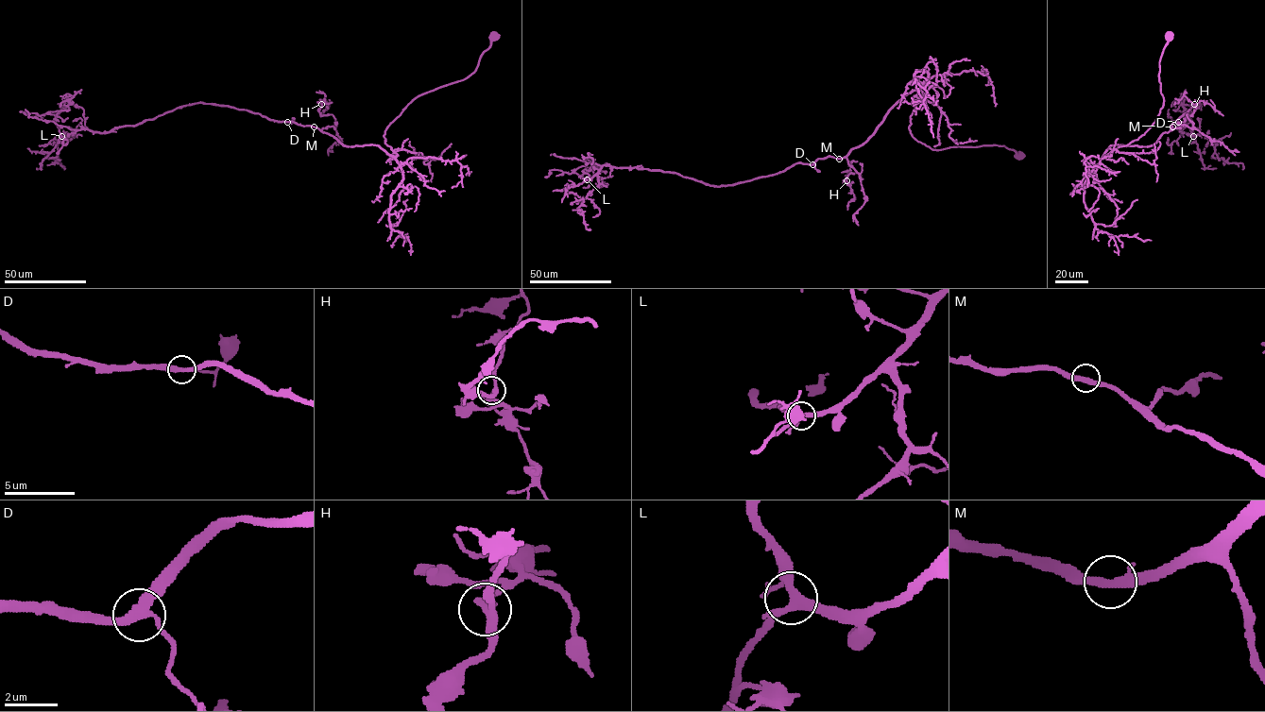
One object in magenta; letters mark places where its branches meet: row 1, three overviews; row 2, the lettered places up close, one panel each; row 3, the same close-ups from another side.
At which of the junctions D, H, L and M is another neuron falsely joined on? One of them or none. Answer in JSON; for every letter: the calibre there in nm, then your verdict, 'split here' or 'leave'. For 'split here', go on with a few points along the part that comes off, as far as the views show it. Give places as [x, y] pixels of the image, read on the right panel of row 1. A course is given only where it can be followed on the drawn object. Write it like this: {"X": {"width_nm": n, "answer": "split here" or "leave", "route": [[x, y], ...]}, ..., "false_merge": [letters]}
{"D": {"width_nm": 280, "answer": "leave"}, "H": {"width_nm": 280, "answer": "leave"}, "L": {"width_nm": 300, "answer": "leave"}, "M": {"width_nm": 280, "answer": "leave"}, "false_merge": []}

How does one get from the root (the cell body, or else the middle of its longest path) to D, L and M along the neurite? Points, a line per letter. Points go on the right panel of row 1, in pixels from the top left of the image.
D: (1170, 36), (1159, 59), (1164, 100), (1159, 113), (1137, 140), (1103, 156), (1111, 145), (1152, 145), (1178, 122)
L: (1170, 36), (1159, 113), (1103, 156), (1153, 144), (1200, 103), (1179, 129), (1193, 136)
M: (1170, 36), (1159, 59), (1164, 100), (1159, 113), (1137, 140), (1103, 156), (1111, 145), (1152, 145), (1172, 127)

